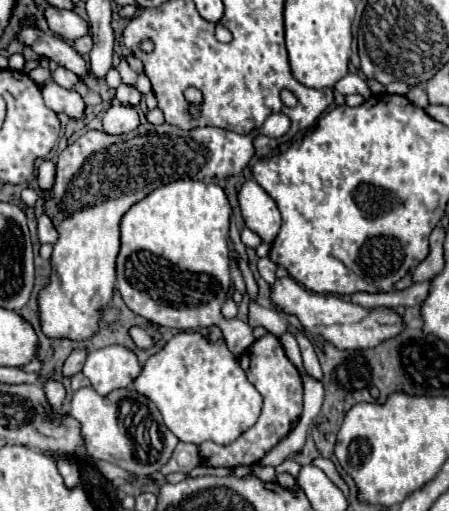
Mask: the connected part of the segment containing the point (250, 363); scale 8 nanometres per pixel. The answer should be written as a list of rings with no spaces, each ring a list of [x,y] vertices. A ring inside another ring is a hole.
[[[266,334],[260,340],[256,340],[242,356],[240,364],[248,376],[248,380],[256,386],[256,390],[262,394],[264,404],[258,422],[248,428],[244,434],[240,434],[232,444],[220,446],[214,442],[204,442],[200,444],[200,456],[202,464],[216,468],[216,466],[226,466],[226,468],[236,468],[236,466],[250,466],[262,460],[262,456],[272,450],[288,432],[292,422],[296,422],[302,414],[302,378],[296,370],[296,366],[286,358],[280,340],[274,334]]]

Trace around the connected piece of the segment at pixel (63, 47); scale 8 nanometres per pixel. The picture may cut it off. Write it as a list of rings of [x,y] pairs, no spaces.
[[[22,28],[20,40],[26,46],[30,46],[36,54],[40,54],[48,60],[54,60],[58,66],[72,70],[80,80],[84,80],[88,76],[86,60],[70,44],[66,44],[62,38],[44,34],[38,28]]]

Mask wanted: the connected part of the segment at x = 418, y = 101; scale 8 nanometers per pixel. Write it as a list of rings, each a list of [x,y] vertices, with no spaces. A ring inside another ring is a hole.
[[[414,86],[410,88],[410,92],[406,94],[406,98],[412,102],[412,104],[416,104],[416,106],[420,106],[420,108],[426,108],[428,106],[428,98],[426,98],[426,92],[422,90],[419,86]]]

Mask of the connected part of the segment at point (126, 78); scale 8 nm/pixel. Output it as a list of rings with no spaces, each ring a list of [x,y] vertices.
[[[122,58],[122,62],[118,64],[118,72],[120,72],[124,84],[134,84],[134,82],[136,82],[136,72],[128,66],[128,62],[126,62],[124,58]]]

